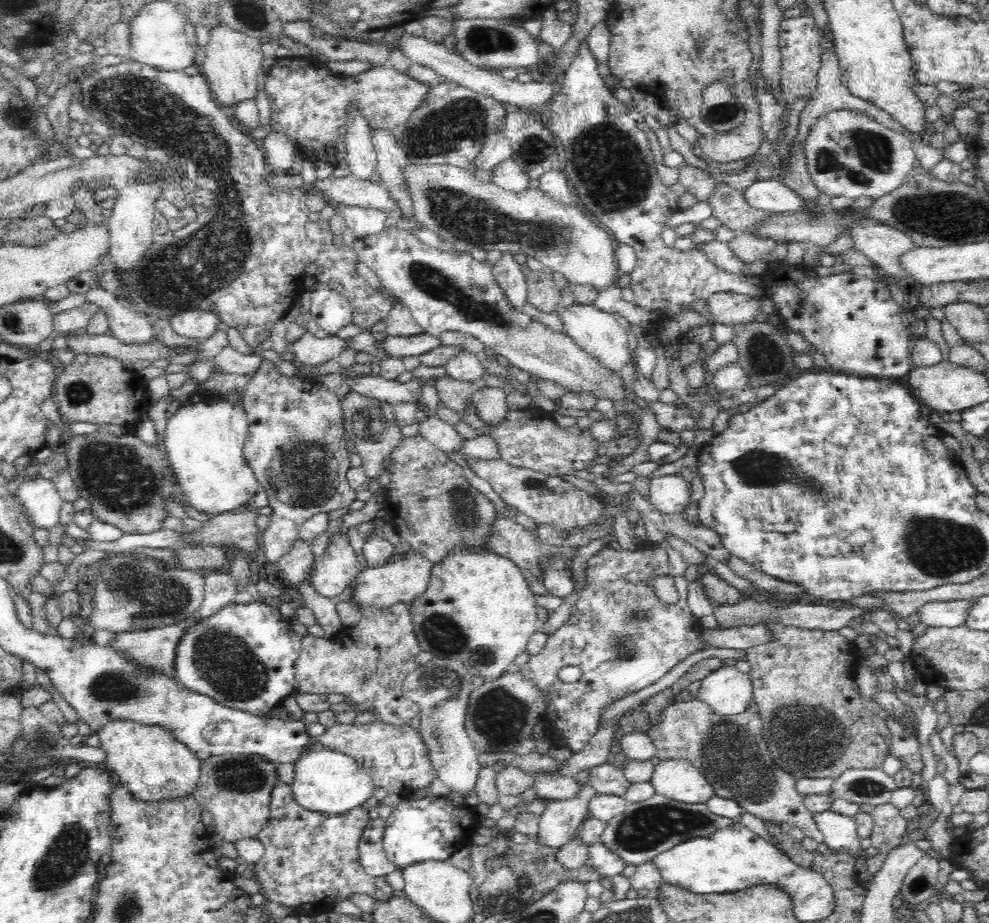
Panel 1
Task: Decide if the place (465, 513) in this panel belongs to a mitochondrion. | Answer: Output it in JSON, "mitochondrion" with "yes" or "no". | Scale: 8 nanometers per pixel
{"mitochondrion":"yes"}

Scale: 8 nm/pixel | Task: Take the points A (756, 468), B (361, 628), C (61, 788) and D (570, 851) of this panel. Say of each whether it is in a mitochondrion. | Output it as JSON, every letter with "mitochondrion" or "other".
{"A":"mitochondrion","B":"other","C":"other","D":"other"}

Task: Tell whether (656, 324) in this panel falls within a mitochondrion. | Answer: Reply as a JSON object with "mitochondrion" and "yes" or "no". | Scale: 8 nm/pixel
{"mitochondrion":"no"}

